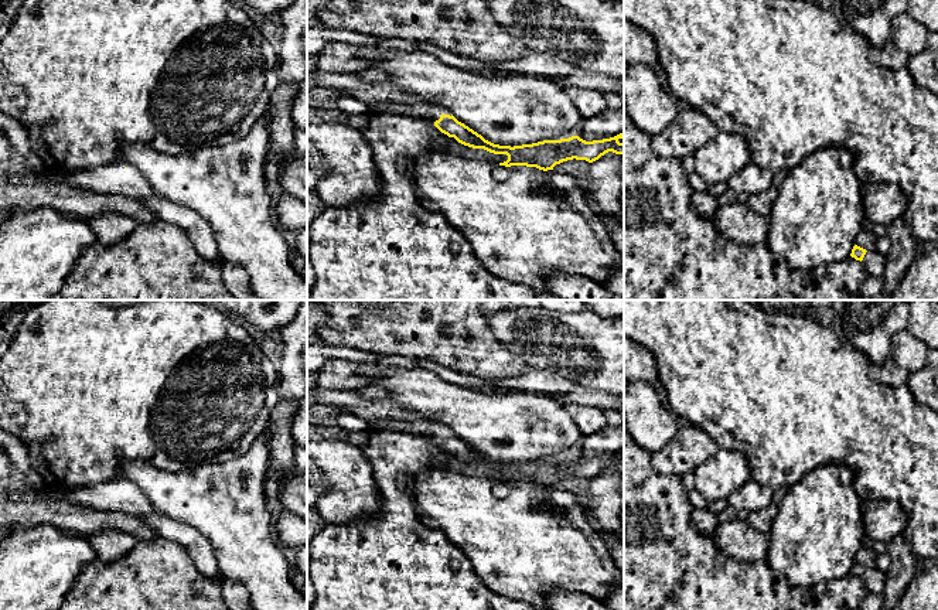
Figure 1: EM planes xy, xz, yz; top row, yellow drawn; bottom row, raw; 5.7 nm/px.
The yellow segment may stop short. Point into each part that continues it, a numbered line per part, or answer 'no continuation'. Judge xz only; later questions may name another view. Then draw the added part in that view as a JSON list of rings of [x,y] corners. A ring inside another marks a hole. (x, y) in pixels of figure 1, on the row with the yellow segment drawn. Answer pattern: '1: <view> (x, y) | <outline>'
1: xz (382, 96) | [[[358,72],[327,75],[320,81],[318,86],[337,89],[347,98],[355,98],[376,113],[395,110],[415,115],[433,125],[443,113],[453,115],[446,108],[427,102],[389,81],[366,84],[359,79]]]

